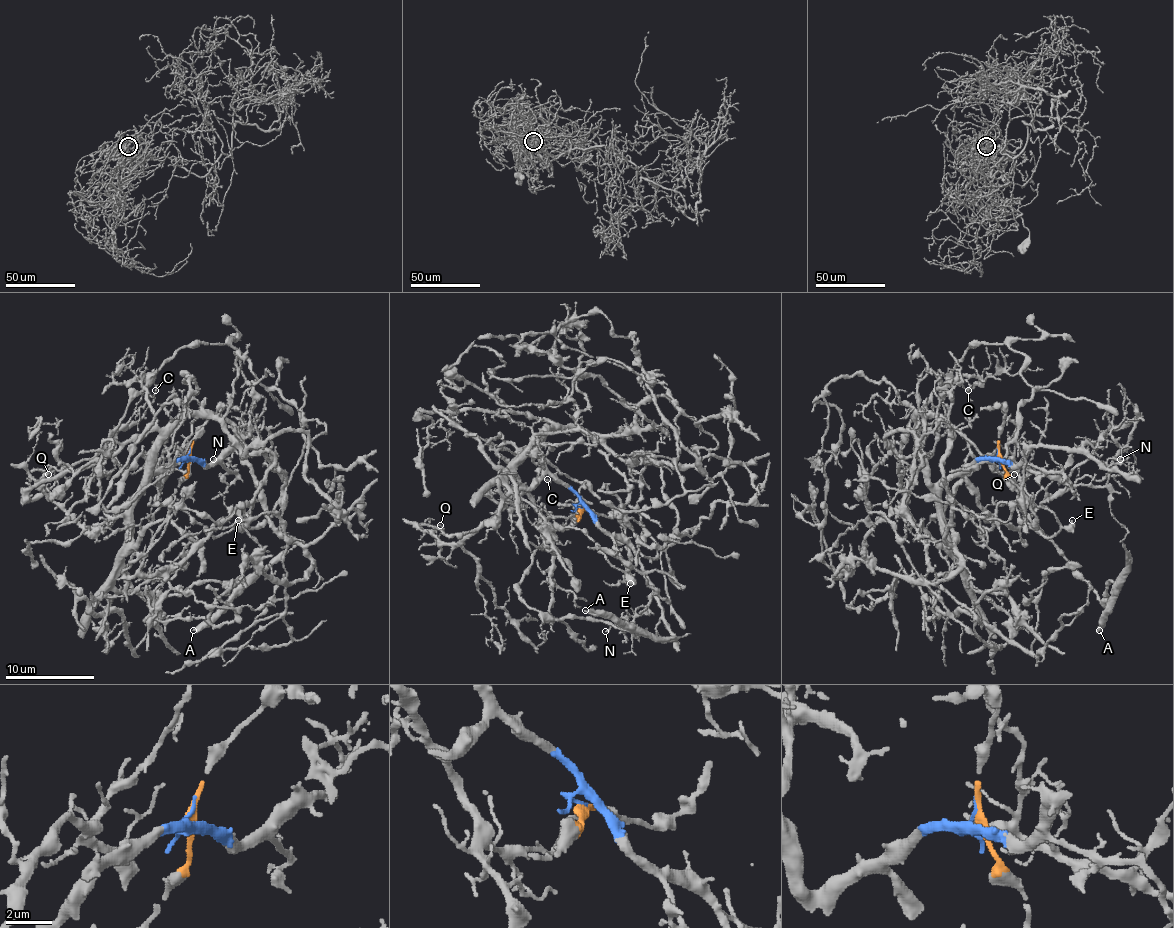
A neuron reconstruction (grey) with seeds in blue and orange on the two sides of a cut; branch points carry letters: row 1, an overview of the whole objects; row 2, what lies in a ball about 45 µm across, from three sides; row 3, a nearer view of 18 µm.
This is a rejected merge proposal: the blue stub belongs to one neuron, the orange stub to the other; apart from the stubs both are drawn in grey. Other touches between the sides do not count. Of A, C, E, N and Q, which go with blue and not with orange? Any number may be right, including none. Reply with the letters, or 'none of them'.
C, N, Q

